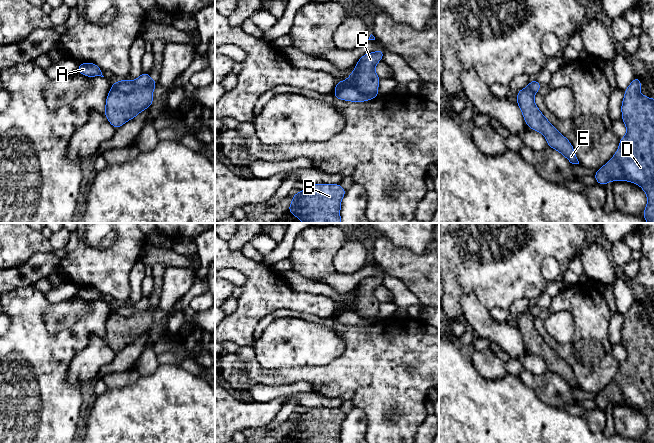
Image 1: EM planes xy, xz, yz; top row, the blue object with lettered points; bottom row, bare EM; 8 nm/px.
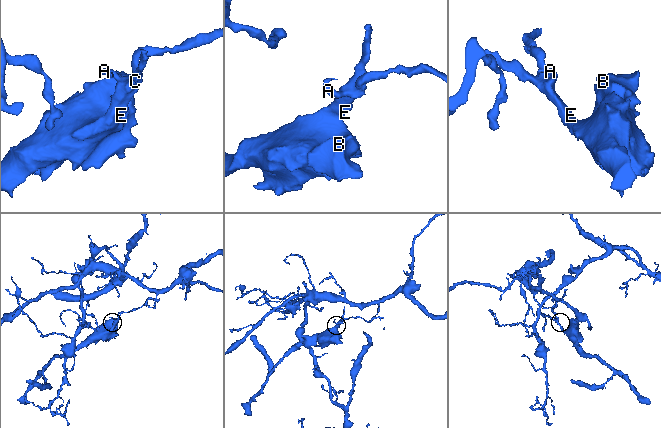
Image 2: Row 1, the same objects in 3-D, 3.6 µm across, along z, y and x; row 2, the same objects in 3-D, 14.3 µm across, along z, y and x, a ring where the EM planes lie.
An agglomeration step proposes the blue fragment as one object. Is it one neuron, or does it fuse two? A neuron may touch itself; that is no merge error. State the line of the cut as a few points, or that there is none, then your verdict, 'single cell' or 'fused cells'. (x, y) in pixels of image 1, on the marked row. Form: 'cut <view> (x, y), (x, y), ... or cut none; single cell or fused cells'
cut xy (154, 85), (140, 86), (128, 92), (122, 92), (112, 87); fused cells

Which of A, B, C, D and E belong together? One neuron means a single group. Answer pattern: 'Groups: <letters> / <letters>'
Groups: A / B C D E

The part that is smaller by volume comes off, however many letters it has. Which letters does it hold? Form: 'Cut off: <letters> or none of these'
Cut off: B, C, D, E

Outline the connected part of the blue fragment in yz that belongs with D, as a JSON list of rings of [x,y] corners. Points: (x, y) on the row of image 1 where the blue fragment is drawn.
[[[635,76],[624,91],[621,120],[627,133],[613,157],[593,177],[604,187],[610,180],[639,185],[648,198],[642,217],[654,223],[654,100],[640,94],[641,84]]]

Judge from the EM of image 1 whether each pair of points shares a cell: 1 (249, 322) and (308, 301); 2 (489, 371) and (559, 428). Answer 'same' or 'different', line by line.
1: same
2: different

